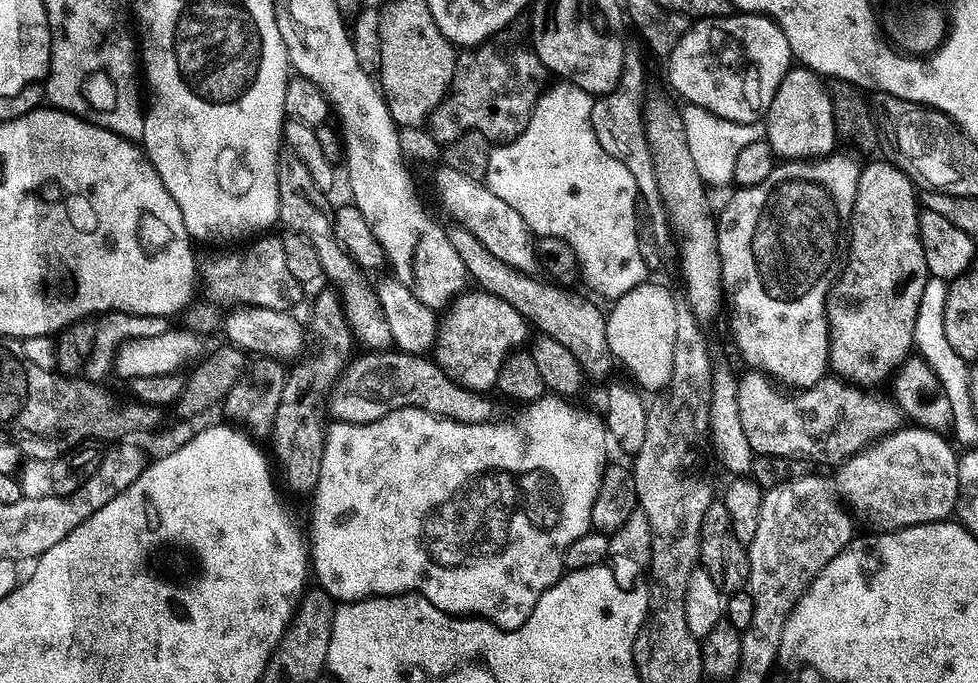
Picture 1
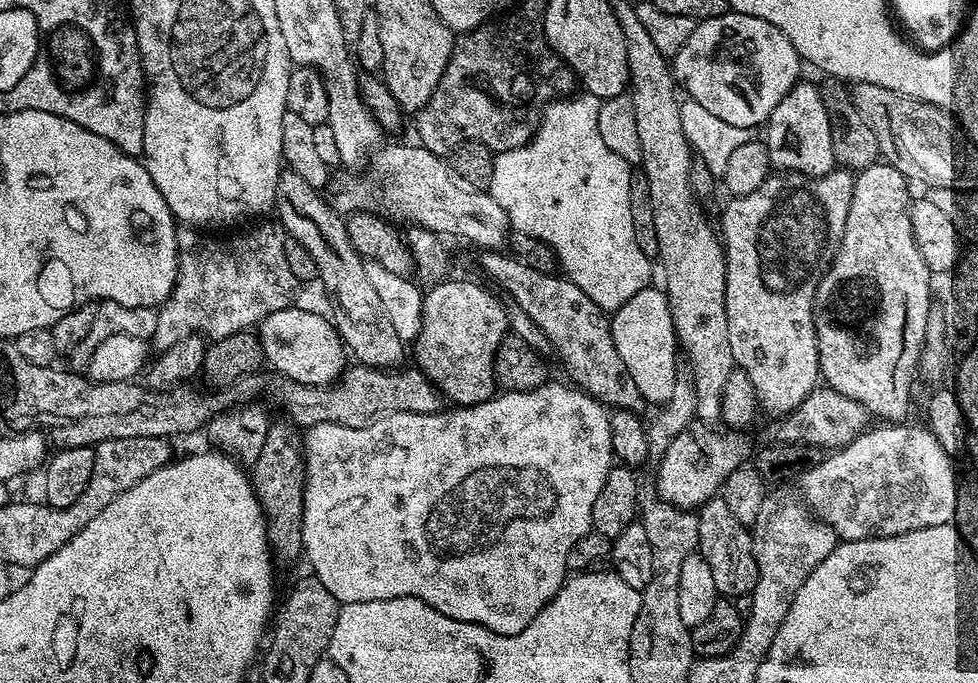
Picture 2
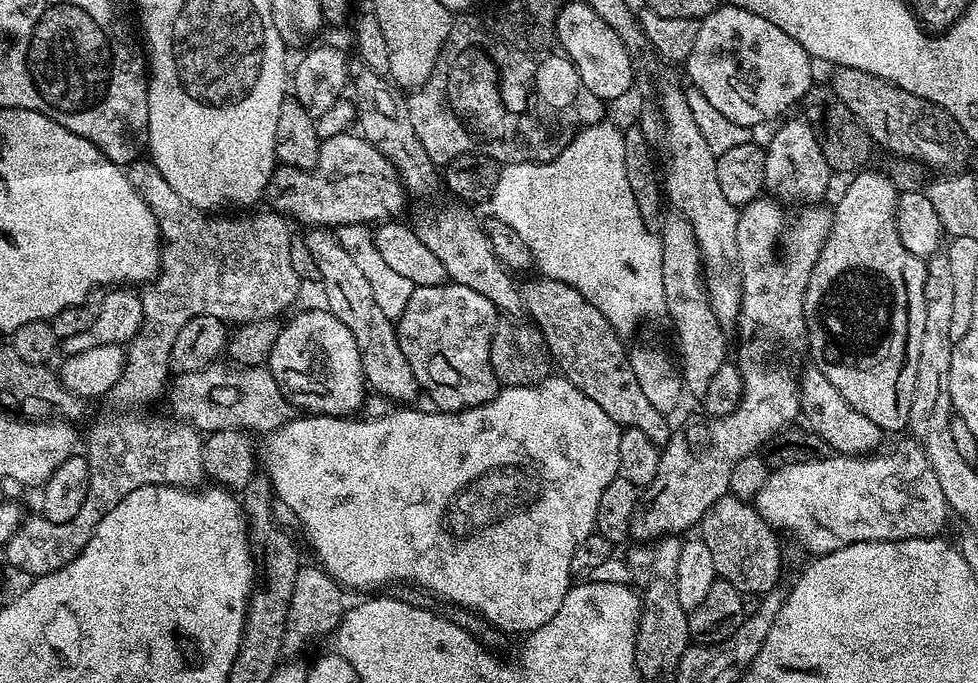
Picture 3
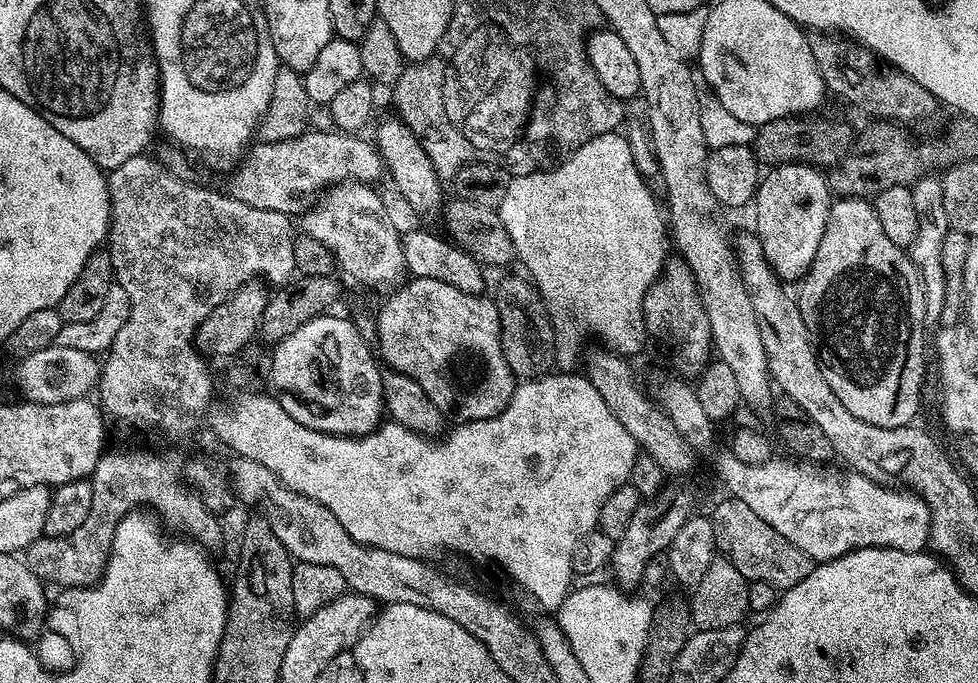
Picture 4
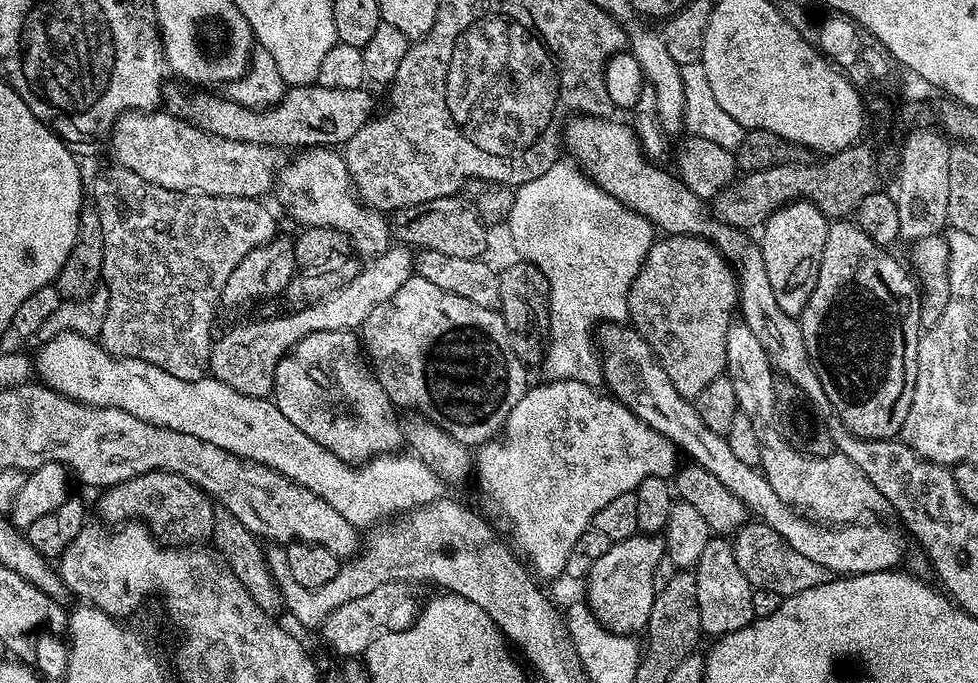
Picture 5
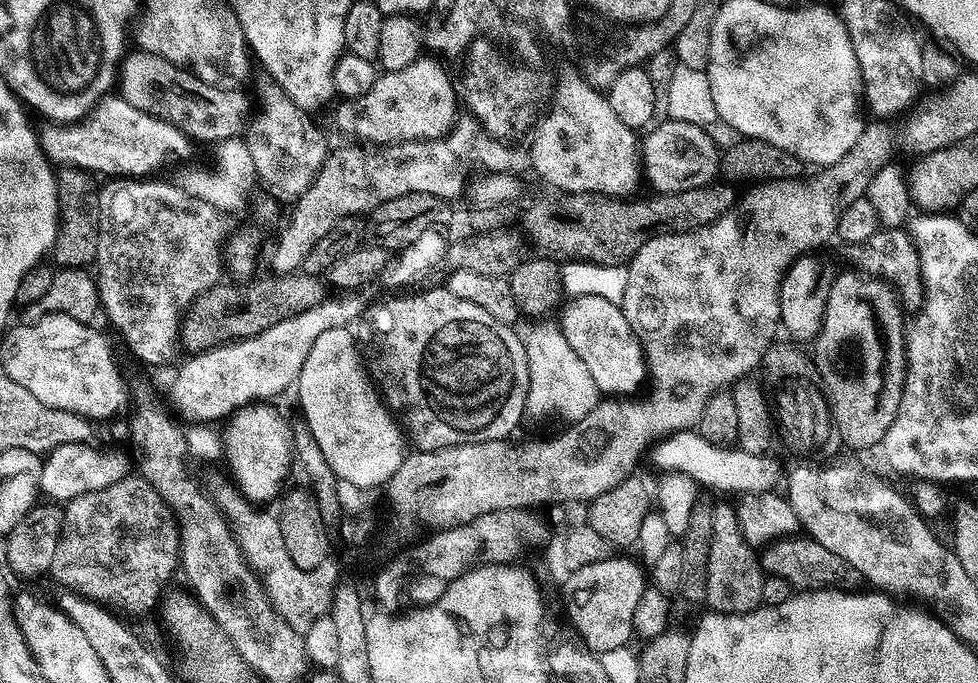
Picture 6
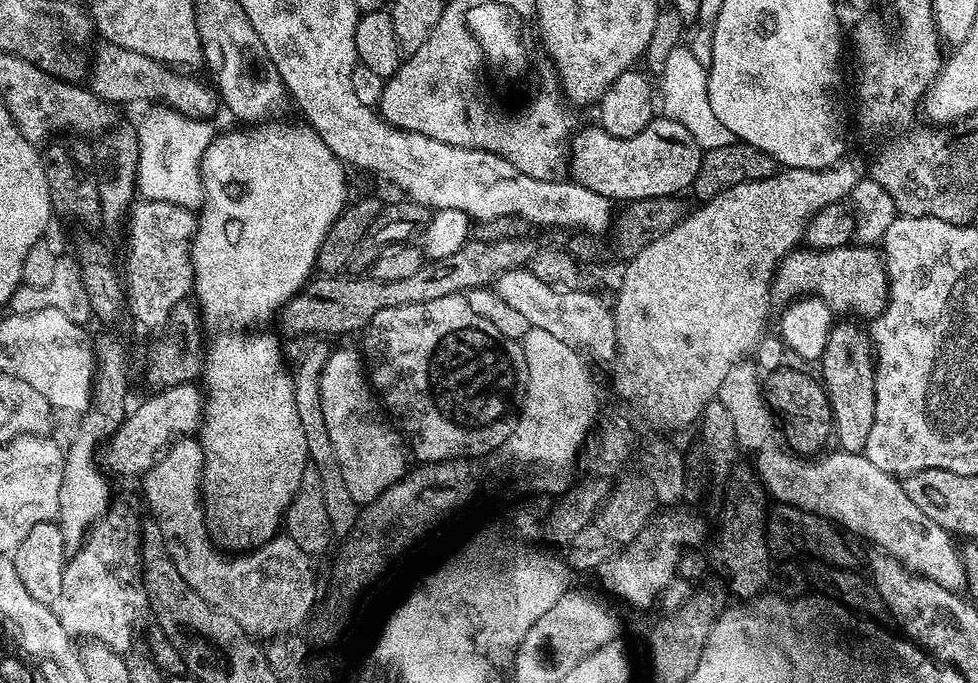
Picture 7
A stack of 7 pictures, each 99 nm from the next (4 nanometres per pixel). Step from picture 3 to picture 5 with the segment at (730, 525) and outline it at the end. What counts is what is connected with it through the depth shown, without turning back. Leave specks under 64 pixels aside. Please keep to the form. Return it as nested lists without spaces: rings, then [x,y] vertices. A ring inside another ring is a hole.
[[[746,522],[736,529],[730,541],[737,568],[742,570],[742,574],[746,574],[753,589],[774,590],[782,597],[793,596],[802,594],[802,590],[822,586],[830,578],[827,569],[819,565],[818,562],[812,562],[805,555],[798,554],[798,550],[794,550],[794,546],[790,546],[766,523]]]

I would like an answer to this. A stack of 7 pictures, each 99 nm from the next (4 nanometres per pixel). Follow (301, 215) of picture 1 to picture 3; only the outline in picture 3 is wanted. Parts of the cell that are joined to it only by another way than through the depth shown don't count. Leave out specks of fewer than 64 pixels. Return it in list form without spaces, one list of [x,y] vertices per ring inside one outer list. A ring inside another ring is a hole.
[[[335,235],[324,236],[321,240],[309,239],[307,246],[314,254],[314,262],[318,262],[324,296],[328,299],[327,311],[336,316],[338,322],[342,322],[342,326],[354,334],[354,342],[358,342],[358,354],[362,358],[367,387],[397,405],[411,405],[408,403],[415,398],[416,392],[421,391],[420,384],[414,378],[414,370],[410,370],[410,362],[406,362],[406,354],[398,342],[396,325],[386,318],[386,313],[378,306],[366,274],[362,274],[362,269],[354,262],[354,258],[350,258]]]

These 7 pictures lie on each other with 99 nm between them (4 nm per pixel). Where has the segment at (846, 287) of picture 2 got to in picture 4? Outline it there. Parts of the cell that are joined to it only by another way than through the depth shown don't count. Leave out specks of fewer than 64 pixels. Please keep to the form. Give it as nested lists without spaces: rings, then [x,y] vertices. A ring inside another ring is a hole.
[[[859,196],[833,199],[818,254],[814,254],[814,262],[798,288],[802,322],[806,322],[815,343],[822,378],[834,390],[838,402],[870,426],[897,428],[912,424],[924,388],[924,295],[914,262],[882,231],[871,202]]]

